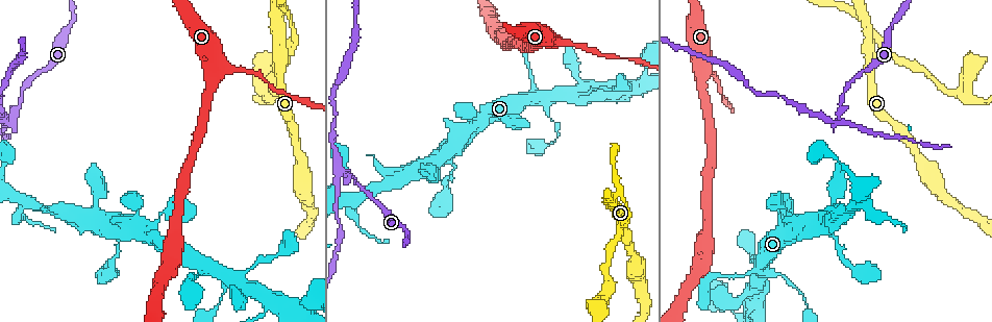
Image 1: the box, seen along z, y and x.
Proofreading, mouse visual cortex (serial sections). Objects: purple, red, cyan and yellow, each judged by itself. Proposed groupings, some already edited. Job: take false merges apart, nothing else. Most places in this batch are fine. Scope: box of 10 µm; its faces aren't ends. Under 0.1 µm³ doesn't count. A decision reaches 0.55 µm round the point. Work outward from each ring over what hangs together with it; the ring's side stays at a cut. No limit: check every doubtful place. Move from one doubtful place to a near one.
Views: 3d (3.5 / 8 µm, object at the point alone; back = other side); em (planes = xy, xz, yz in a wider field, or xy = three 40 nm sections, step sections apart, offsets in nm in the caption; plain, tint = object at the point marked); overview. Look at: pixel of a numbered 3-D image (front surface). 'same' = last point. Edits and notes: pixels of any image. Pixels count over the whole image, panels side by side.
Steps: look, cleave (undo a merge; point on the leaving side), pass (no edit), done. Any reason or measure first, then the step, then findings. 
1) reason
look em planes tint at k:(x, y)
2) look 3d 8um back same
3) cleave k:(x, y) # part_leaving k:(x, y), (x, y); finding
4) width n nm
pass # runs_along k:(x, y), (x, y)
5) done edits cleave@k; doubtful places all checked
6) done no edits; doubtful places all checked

three-way junction
look 3d 3.5um at 1:(612, 205)

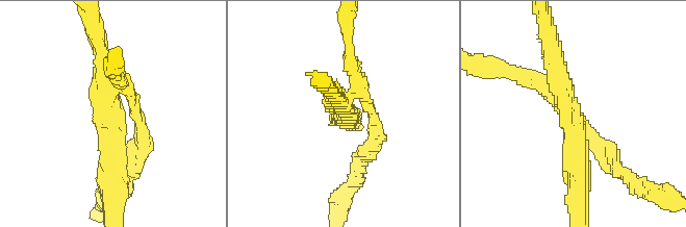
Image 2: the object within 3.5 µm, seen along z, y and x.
arms 3; arm_widths 200, 200, 300 nm
cleave 2:(513, 76) # part_leaving 2:(364, 108), (375, 143), (358, 170); a second cell is stuck on

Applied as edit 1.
three-way junction
look 3d 8um at 1:(838, 123)

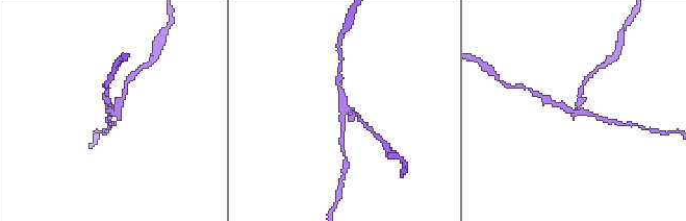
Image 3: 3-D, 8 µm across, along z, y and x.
zoom in
look 3d 3.5um back same

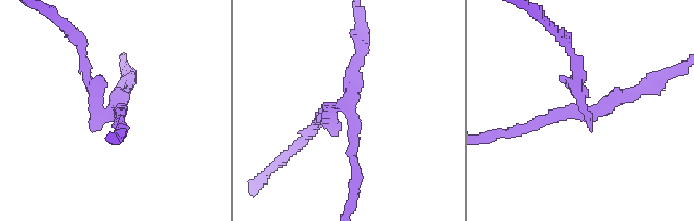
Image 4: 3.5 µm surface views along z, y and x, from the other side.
look em xy step 5 tint at 4:(98, 103)

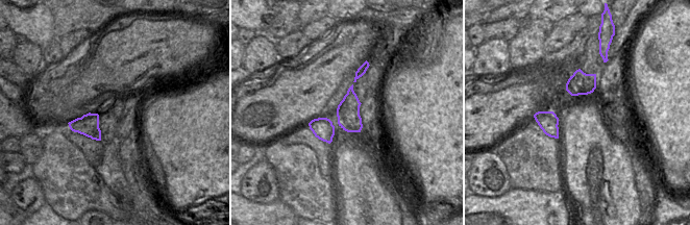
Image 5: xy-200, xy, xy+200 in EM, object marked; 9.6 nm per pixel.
arm_widths 150, 150, 200 nm
cleave 4:(553, 113) # part_leaving 4:(589, 108), (602, 112), (669, 76); two cells meet here

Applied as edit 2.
redraw
look overview

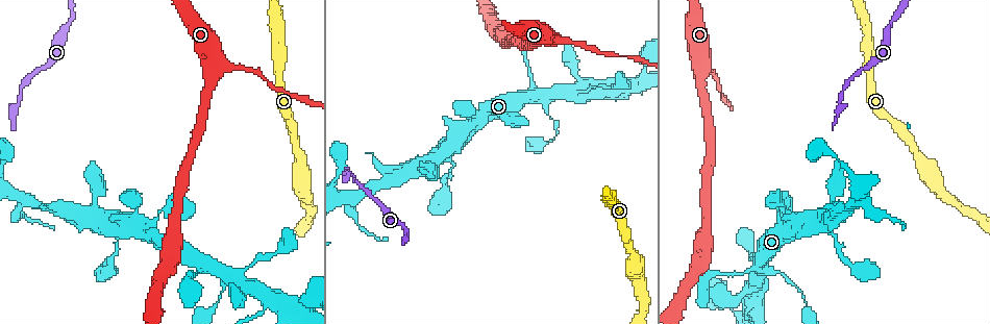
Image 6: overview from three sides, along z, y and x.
small branch off a trunk
look 3d 3.5um at 6:(704, 66)

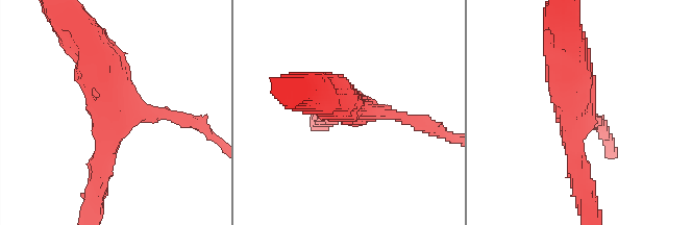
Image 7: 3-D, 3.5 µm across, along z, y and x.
arms 3; arm_widths 200, 300, 500 nm; shape alone is not enough
look em planes plain at 7:(582, 110)

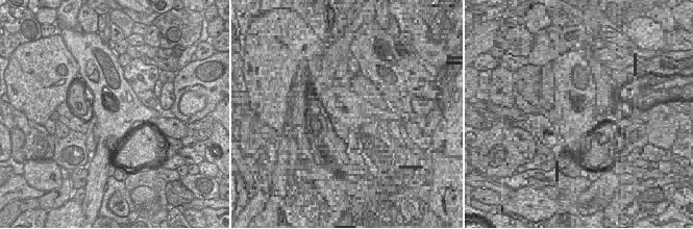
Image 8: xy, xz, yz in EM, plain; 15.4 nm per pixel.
look em planes tint same

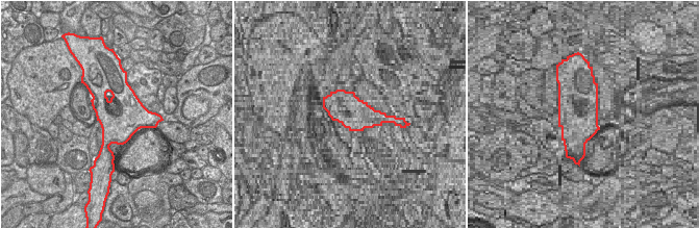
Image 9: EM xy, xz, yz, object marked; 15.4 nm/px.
pass # runs_along 7:(99, 57), (128, 111), (195, 121); one cell here

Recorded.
done edits cleave@2, cleave@4; doubtful places all checked

